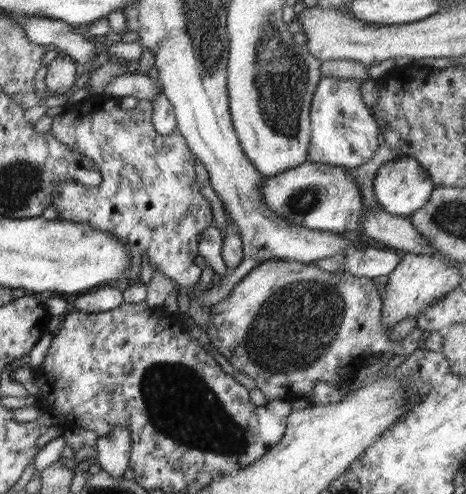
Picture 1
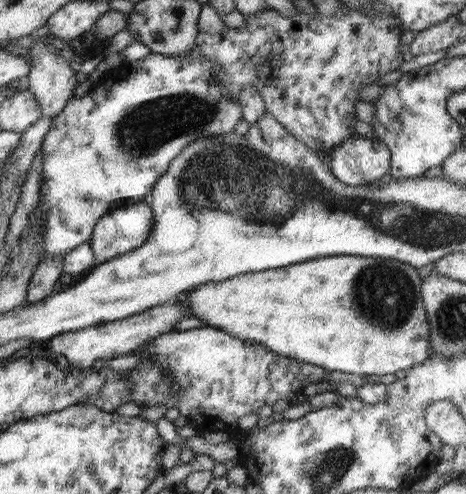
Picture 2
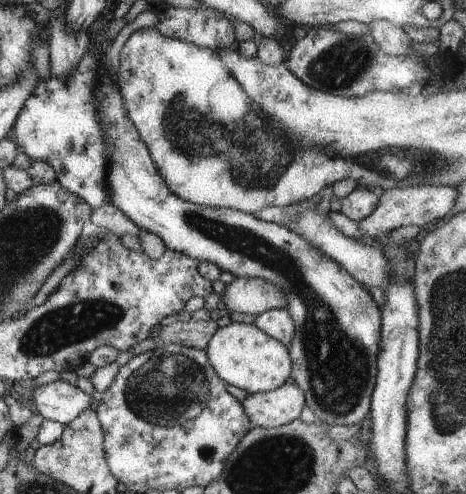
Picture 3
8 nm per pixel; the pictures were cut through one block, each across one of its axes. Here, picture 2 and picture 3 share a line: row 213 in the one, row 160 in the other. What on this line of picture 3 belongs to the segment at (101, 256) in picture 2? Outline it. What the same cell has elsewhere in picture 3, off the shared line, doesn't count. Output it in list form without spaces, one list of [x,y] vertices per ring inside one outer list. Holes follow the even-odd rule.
[[[99,32],[96,33],[97,38],[94,39],[91,46],[91,55],[95,56],[95,60],[98,64],[98,69],[100,70],[98,81],[99,88],[97,89],[95,98],[97,99],[97,104],[99,108],[99,120],[101,125],[107,135],[107,163],[109,164],[109,172],[106,174],[109,183],[109,192],[111,197],[111,204],[118,208],[121,212],[124,212],[134,224],[136,224],[140,229],[146,230],[147,232],[157,235],[163,242],[167,249],[171,249],[175,252],[180,252],[181,254],[190,256],[199,263],[210,262],[211,264],[216,264],[222,272],[228,272],[236,277],[245,278],[260,278],[274,284],[279,290],[286,296],[288,308],[287,312],[290,314],[292,321],[295,323],[295,334],[292,343],[288,346],[290,359],[293,363],[293,368],[291,371],[292,379],[294,383],[304,392],[305,395],[305,406],[308,407],[314,415],[316,415],[316,421],[325,423],[330,426],[340,426],[340,425],[360,425],[363,420],[370,415],[371,412],[371,395],[375,388],[376,378],[377,378],[377,359],[379,352],[379,341],[381,340],[381,311],[379,306],[374,302],[371,293],[368,288],[364,287],[360,282],[357,282],[350,274],[333,260],[330,259],[326,254],[319,252],[319,249],[312,247],[301,235],[294,233],[287,227],[279,226],[275,223],[265,222],[255,218],[252,213],[244,213],[235,209],[228,208],[207,208],[202,207],[184,200],[181,200],[178,196],[175,196],[165,184],[162,176],[157,172],[153,161],[151,160],[148,148],[142,143],[141,137],[138,135],[134,124],[128,118],[125,105],[123,104],[123,97],[117,88],[117,84],[114,83],[112,77],[110,77],[103,68],[101,60],[103,59],[103,54],[110,43],[104,43],[99,38]]]

